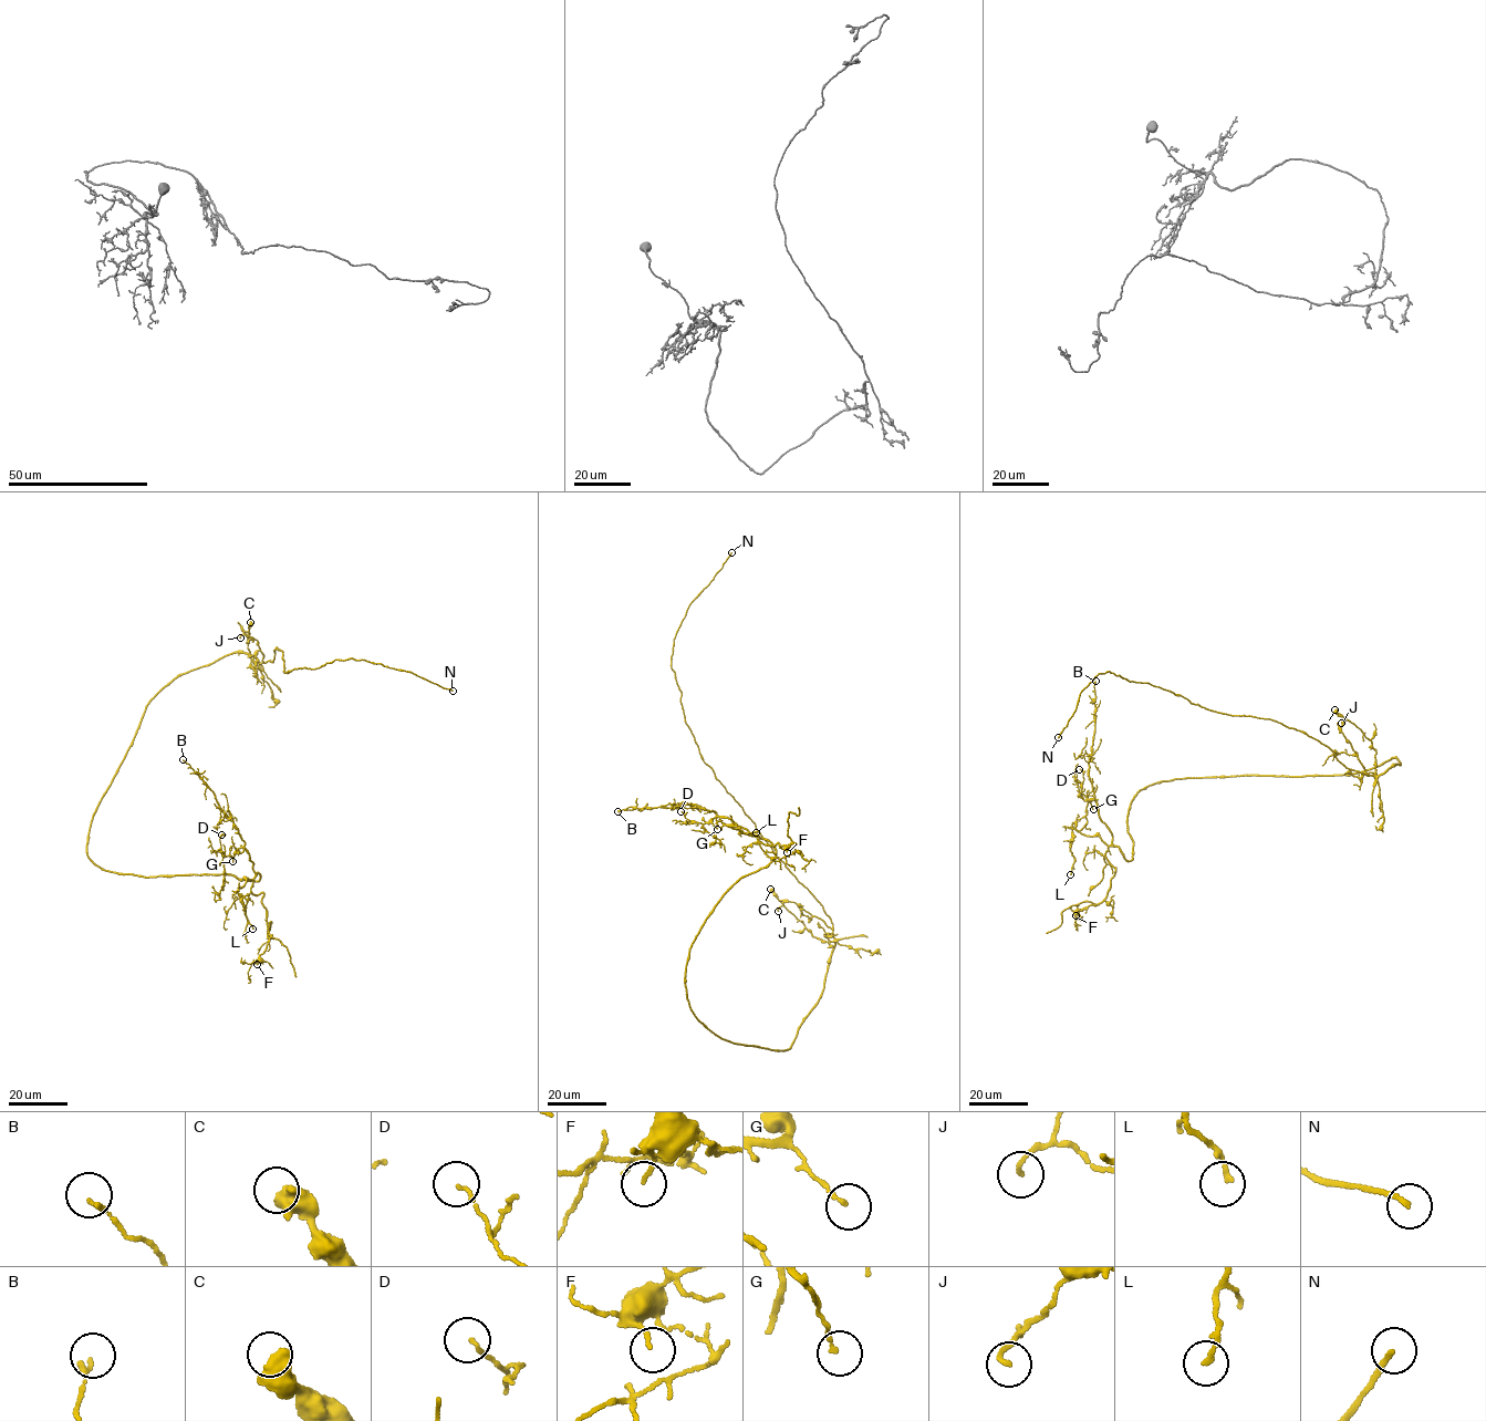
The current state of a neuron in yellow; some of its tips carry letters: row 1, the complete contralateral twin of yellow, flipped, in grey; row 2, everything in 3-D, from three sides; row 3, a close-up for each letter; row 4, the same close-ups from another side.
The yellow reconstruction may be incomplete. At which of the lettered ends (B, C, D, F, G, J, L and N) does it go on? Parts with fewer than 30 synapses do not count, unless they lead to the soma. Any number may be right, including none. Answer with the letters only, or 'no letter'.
N

